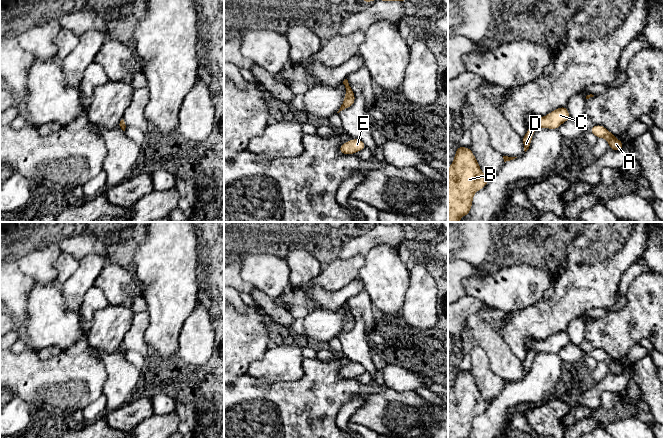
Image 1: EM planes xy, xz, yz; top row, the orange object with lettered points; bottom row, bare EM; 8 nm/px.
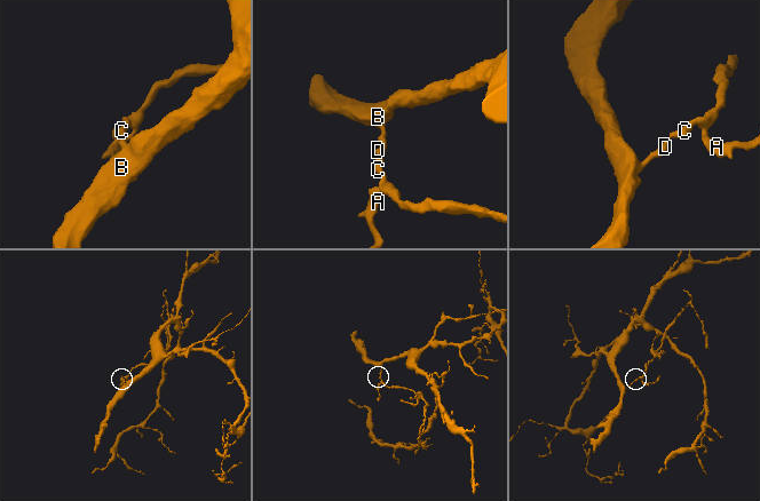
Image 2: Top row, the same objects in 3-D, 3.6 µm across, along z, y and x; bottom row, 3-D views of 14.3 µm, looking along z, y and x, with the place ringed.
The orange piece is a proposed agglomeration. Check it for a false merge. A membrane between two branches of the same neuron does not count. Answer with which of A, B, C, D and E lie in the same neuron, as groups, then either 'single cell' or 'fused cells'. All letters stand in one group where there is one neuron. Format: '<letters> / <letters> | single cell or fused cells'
A C E / B D | fused cells

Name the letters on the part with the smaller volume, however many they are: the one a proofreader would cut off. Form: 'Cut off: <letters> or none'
Cut off: A, C, E

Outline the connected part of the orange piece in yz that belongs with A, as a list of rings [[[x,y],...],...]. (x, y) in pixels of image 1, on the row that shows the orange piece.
[[[595,125],[589,131],[597,138],[605,138],[612,150],[620,151],[624,147],[624,144],[602,125]]]

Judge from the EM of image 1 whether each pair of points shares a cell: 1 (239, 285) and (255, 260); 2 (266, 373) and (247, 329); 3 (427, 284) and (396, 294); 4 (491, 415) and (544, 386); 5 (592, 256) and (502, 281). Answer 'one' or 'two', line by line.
1: two
2: two
3: two
4: one
5: two

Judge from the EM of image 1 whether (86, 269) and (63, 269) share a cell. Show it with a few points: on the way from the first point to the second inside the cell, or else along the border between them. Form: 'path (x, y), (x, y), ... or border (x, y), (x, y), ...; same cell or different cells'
border (79, 260), (79, 266), (61, 287); different cells

